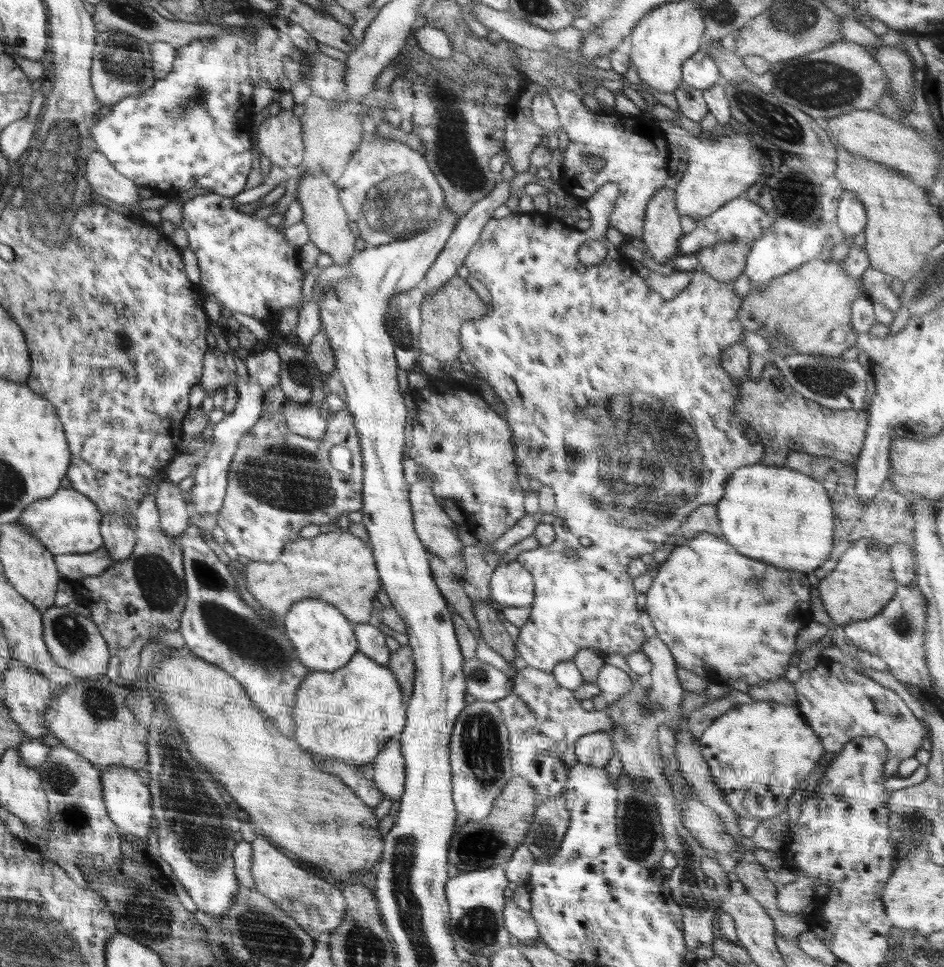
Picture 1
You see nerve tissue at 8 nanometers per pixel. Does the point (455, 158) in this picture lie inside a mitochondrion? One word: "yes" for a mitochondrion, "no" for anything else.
yes

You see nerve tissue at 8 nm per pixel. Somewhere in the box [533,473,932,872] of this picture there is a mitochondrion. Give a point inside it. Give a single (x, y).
(638, 830)

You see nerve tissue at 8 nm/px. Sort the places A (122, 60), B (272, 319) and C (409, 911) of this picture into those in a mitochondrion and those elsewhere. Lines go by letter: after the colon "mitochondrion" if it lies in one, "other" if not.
A: mitochondrion
B: other
C: mitochondrion

